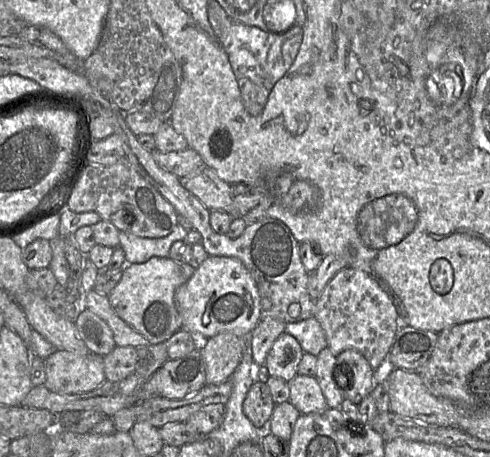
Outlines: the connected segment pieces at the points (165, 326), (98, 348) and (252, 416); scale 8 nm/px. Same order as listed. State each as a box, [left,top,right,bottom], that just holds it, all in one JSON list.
[[107,257,187,343],[74,309,117,356],[243,382,274,429]]

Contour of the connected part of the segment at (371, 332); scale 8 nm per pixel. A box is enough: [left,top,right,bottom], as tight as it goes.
[314,267,400,370]

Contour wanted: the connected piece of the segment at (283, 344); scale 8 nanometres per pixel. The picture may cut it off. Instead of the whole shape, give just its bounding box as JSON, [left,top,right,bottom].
[265,334,304,382]

